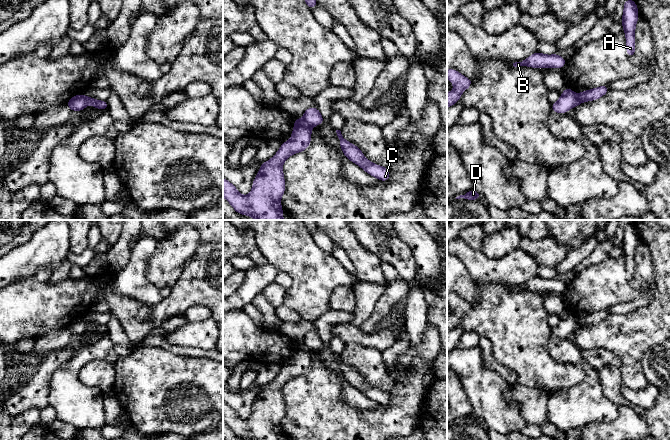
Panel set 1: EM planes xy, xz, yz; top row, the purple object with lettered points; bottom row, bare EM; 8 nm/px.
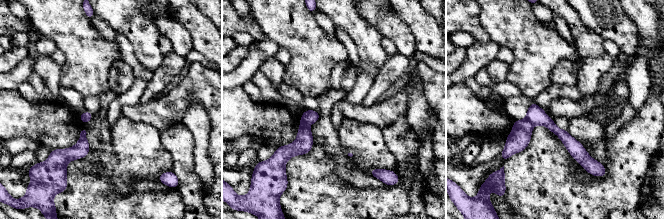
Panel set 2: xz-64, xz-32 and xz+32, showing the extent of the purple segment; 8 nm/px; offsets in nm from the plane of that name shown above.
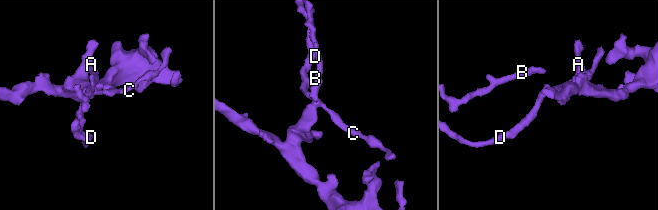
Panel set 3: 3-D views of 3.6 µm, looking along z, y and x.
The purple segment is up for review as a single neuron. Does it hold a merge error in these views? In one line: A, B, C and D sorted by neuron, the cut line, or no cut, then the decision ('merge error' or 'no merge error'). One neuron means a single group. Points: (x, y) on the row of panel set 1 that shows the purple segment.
groups A / B C D; cut yz (576, 96), (574, 106); merge error

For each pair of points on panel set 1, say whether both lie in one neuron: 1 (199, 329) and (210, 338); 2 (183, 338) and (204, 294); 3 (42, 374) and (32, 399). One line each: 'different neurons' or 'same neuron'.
1: same neuron
2: different neurons
3: same neuron

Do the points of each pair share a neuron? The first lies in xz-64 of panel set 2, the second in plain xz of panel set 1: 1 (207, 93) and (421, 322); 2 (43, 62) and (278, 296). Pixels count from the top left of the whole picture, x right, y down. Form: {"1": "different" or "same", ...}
{"1": "different", "2": "same"}

